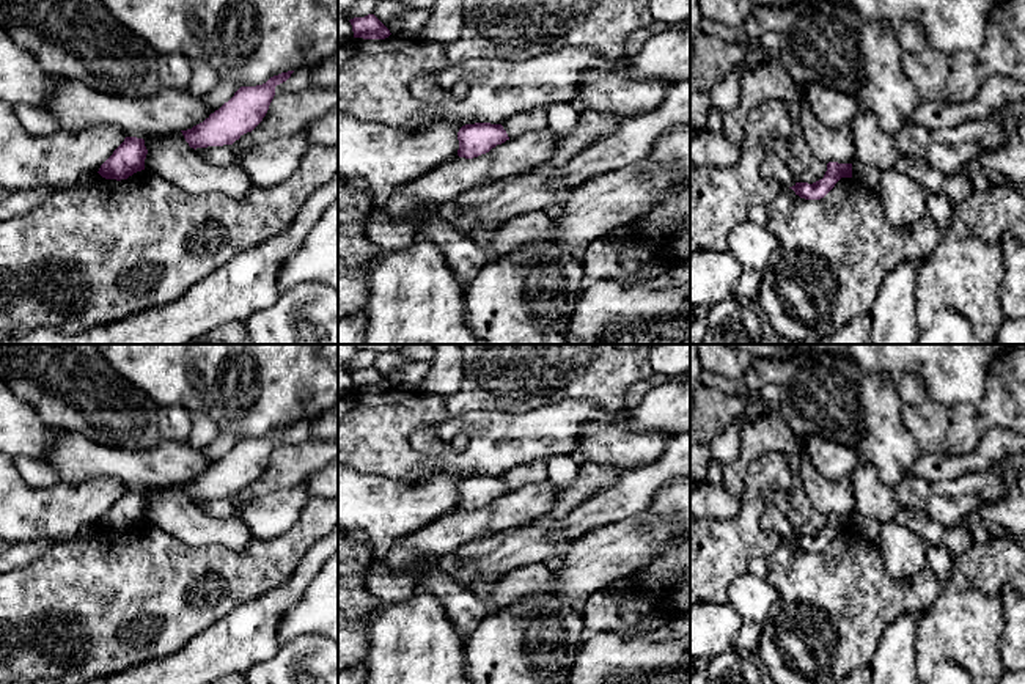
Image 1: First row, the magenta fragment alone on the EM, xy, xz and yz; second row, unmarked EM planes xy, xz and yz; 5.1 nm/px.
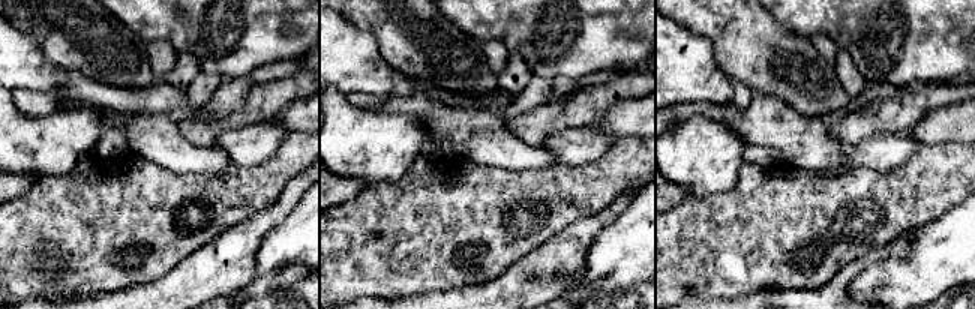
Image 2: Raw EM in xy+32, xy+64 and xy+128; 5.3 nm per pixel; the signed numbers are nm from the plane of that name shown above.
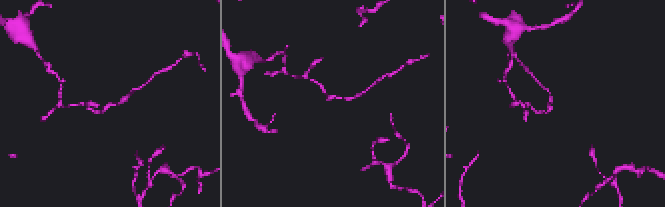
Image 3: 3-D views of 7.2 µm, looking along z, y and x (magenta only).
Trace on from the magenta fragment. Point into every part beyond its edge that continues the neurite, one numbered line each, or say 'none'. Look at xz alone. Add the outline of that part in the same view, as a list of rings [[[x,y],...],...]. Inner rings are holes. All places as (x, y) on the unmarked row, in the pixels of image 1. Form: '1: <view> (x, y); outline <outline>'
none

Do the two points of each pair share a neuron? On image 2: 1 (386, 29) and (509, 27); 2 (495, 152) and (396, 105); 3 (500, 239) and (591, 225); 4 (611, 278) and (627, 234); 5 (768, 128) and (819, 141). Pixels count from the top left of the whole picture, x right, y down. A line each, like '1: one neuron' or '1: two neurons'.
1: two neurons
2: one neuron
3: two neurons
4: one neuron
5: one neuron

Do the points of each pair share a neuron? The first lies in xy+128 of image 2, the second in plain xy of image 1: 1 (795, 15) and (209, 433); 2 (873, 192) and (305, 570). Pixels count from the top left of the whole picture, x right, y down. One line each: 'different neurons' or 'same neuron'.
1: different neurons
2: different neurons

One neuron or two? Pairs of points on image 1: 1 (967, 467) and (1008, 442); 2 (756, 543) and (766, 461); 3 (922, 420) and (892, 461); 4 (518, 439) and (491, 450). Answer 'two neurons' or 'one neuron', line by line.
1: one neuron
2: one neuron
3: two neurons
4: one neuron

